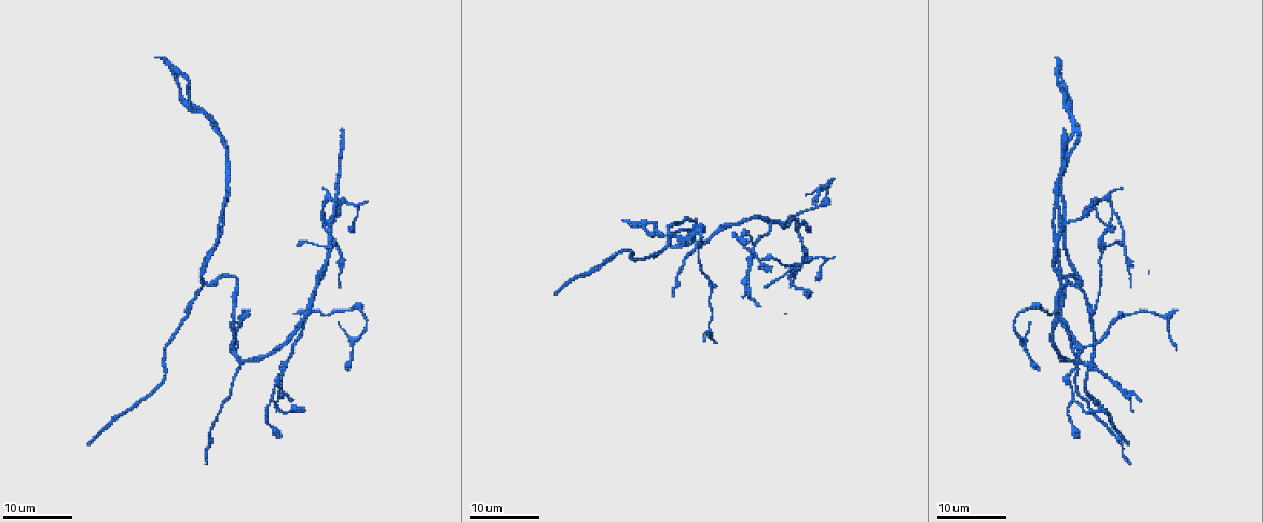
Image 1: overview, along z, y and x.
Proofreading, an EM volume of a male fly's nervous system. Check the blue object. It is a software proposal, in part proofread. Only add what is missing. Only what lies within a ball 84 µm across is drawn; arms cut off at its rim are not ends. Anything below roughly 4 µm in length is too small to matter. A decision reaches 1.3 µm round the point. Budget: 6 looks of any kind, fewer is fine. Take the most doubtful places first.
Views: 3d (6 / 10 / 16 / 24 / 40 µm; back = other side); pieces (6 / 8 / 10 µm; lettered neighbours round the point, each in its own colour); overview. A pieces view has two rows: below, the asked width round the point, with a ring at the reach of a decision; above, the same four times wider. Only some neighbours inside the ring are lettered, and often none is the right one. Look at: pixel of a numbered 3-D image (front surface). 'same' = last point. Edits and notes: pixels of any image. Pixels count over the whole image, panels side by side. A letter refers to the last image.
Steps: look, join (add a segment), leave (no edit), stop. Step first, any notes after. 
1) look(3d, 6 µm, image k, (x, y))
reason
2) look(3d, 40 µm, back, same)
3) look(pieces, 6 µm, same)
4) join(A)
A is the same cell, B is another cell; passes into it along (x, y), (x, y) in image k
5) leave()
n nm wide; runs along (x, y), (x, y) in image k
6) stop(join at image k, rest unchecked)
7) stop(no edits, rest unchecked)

look(3d, 24 µm, image 1, (296, 312))

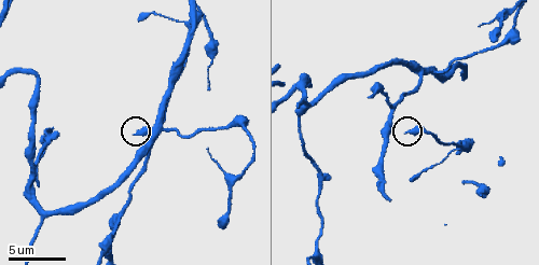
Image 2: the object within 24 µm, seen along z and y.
look(pieces, 6 µm, image 2, (406, 130))
what lies round it

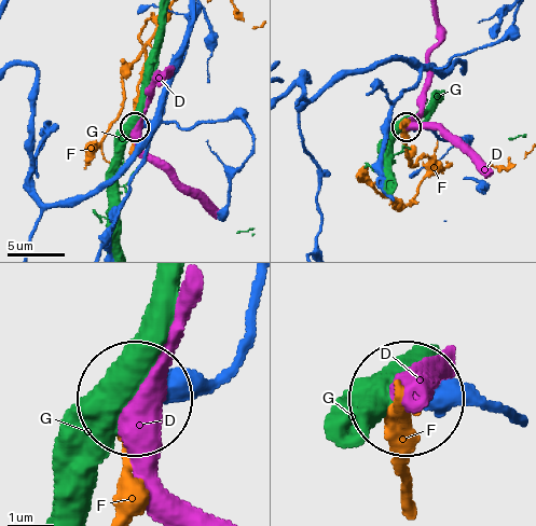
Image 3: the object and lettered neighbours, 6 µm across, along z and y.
leave()
D, F and G are other cells; no lettered segment goes on from it

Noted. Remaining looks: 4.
look(pieces, 10 µm, image 2, (493, 39))
long arm stops here

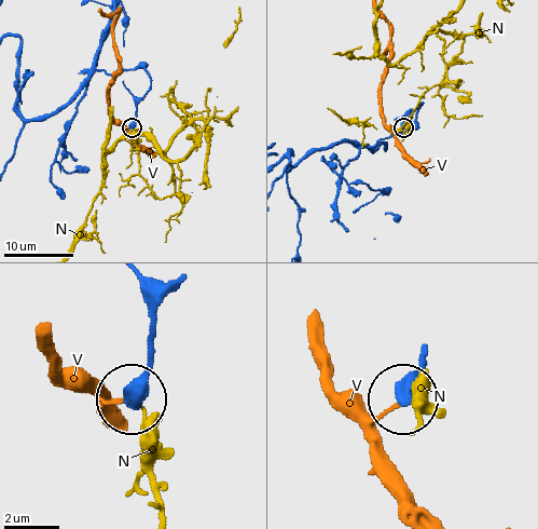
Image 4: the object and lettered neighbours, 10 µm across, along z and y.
leave()
N and V are other cells; none of them fits

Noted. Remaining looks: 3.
look(3d, 16 µm, image 1, (277, 436))

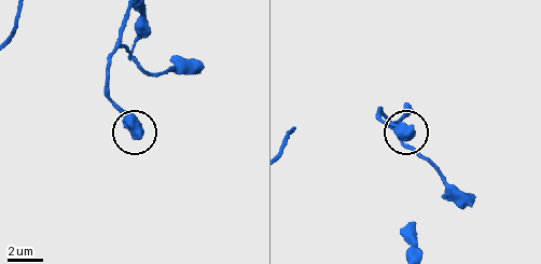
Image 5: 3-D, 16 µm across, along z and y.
look(pieces, 10 µm, image 5, (410, 133))

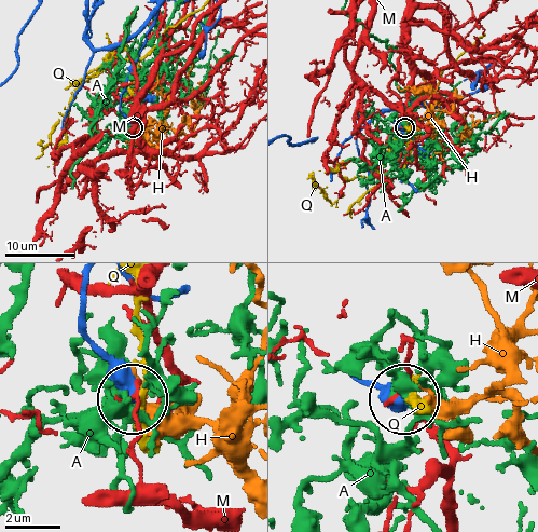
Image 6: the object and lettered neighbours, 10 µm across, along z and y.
leave()
A, H, M and Q are other cells; no lettered segment goes on from it

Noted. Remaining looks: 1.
stop(no edits, rest unchecked)

